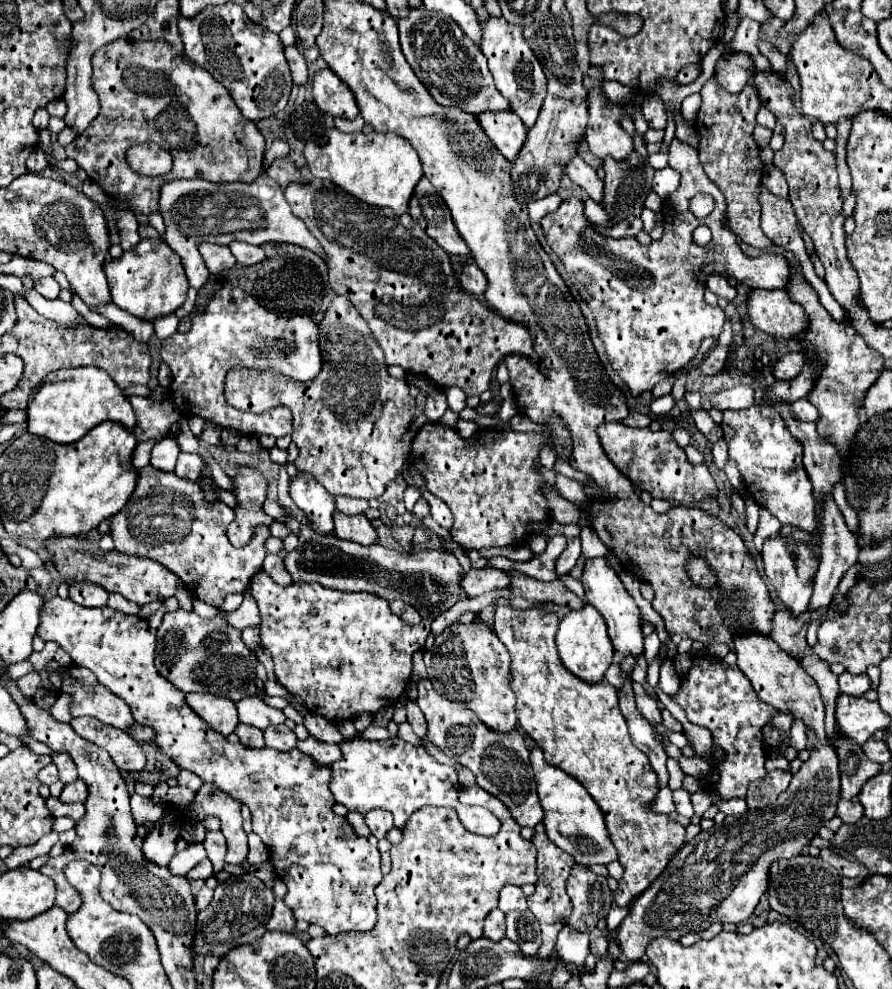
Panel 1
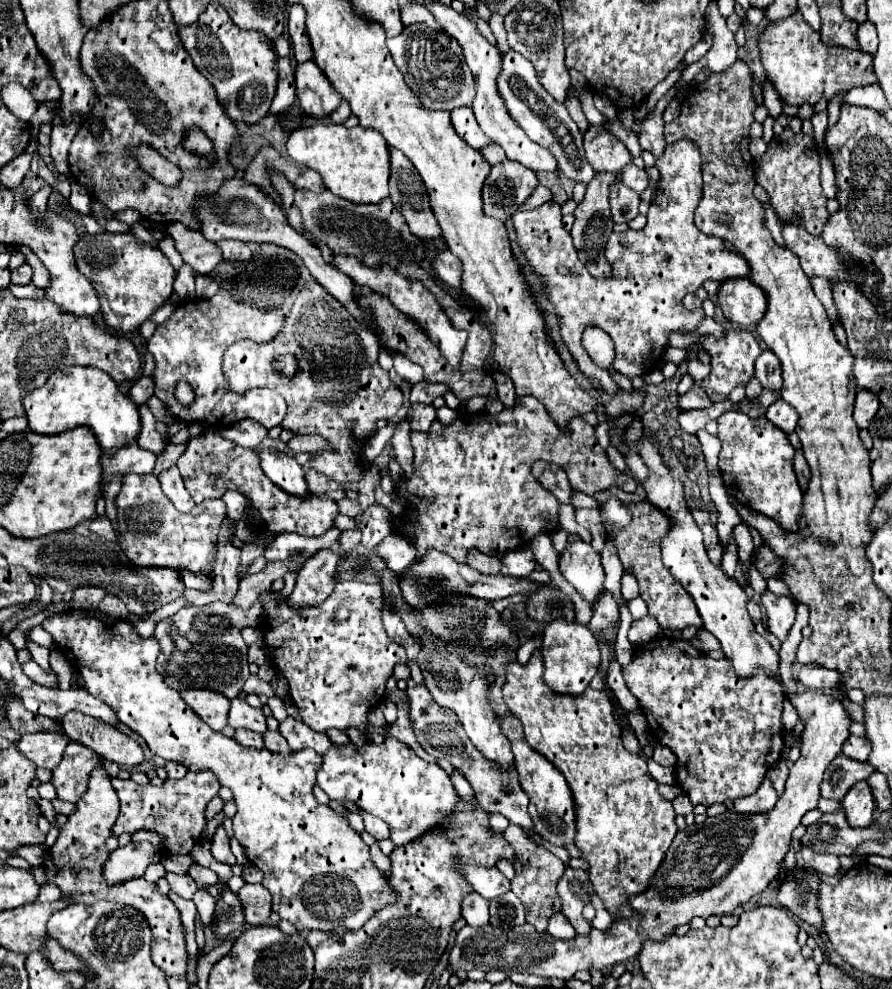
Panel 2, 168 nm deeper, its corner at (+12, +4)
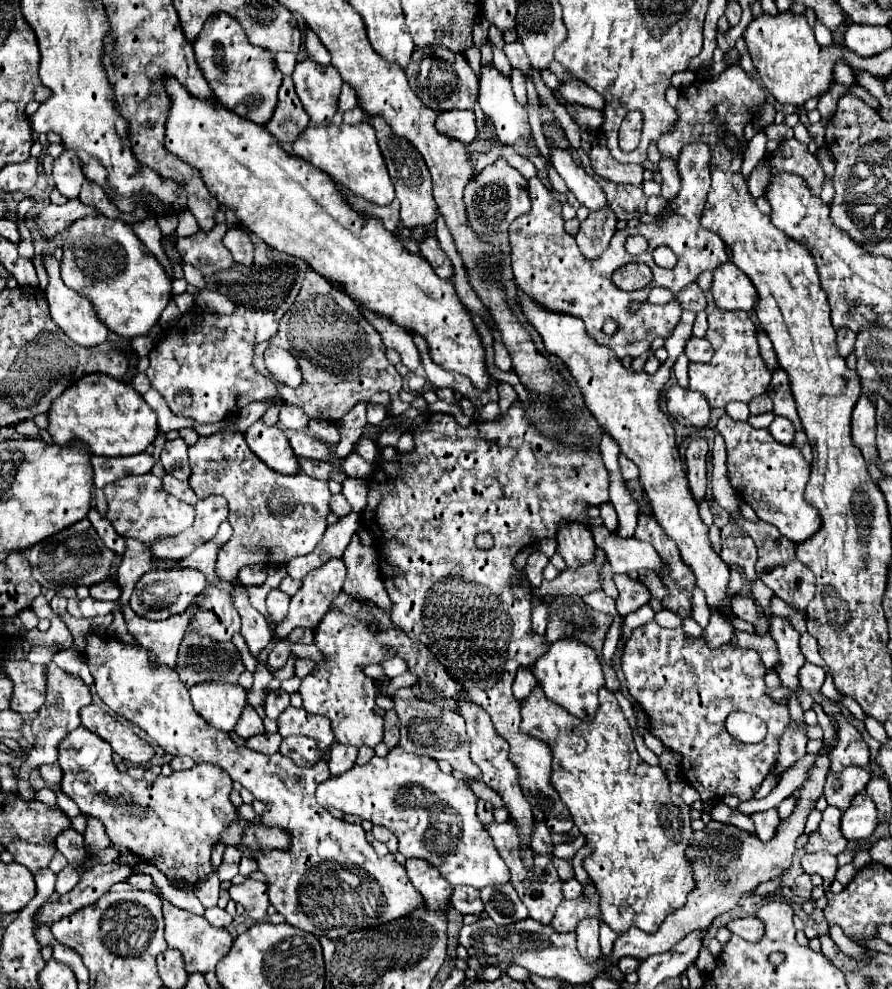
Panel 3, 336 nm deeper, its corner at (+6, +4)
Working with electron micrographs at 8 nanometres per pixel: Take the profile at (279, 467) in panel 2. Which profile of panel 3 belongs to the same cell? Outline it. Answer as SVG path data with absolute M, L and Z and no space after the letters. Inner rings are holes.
M258 420L244 432L244 436L248 448L270 468L280 474L298 472L298 460L284 430L276 426L266 426L262 420Z

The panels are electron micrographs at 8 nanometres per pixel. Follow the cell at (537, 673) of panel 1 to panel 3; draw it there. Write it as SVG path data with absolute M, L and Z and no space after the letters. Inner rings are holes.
M536 686L522 704L520 730L522 734L544 740L552 748L554 762L550 782L560 800L568 806L574 824L582 834L586 834L586 842L594 848L594 852L584 860L584 870L600 890L602 922L606 922L616 934L624 934L632 926L650 934L656 932L664 918L686 904L686 896L694 890L692 864L686 856L686 848L692 844L694 832L690 826L690 806L686 806L680 796L672 796L670 782L662 768L650 766L638 756L632 728L622 714L614 692L602 688L598 714L592 722L582 722L554 702L548 702L542 688Z

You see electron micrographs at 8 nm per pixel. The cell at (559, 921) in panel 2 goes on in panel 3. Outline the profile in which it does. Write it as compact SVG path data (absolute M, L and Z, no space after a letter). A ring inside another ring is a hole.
M584 882L582 884L582 896L576 900L562 900L554 918L552 918L552 926L558 932L572 932L576 930L578 922L584 918L590 918L596 914L596 910L600 908L600 892L596 890L596 886L592 882Z

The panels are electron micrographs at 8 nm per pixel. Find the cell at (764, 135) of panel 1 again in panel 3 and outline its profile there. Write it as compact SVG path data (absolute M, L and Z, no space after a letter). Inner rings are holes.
M772 124L772 126L768 126L764 132L768 134L768 138L770 138L770 140L776 140L776 142L790 140L790 138L794 136L792 128L790 128L790 126L786 126L786 124L780 124L780 126L778 126L778 124Z

